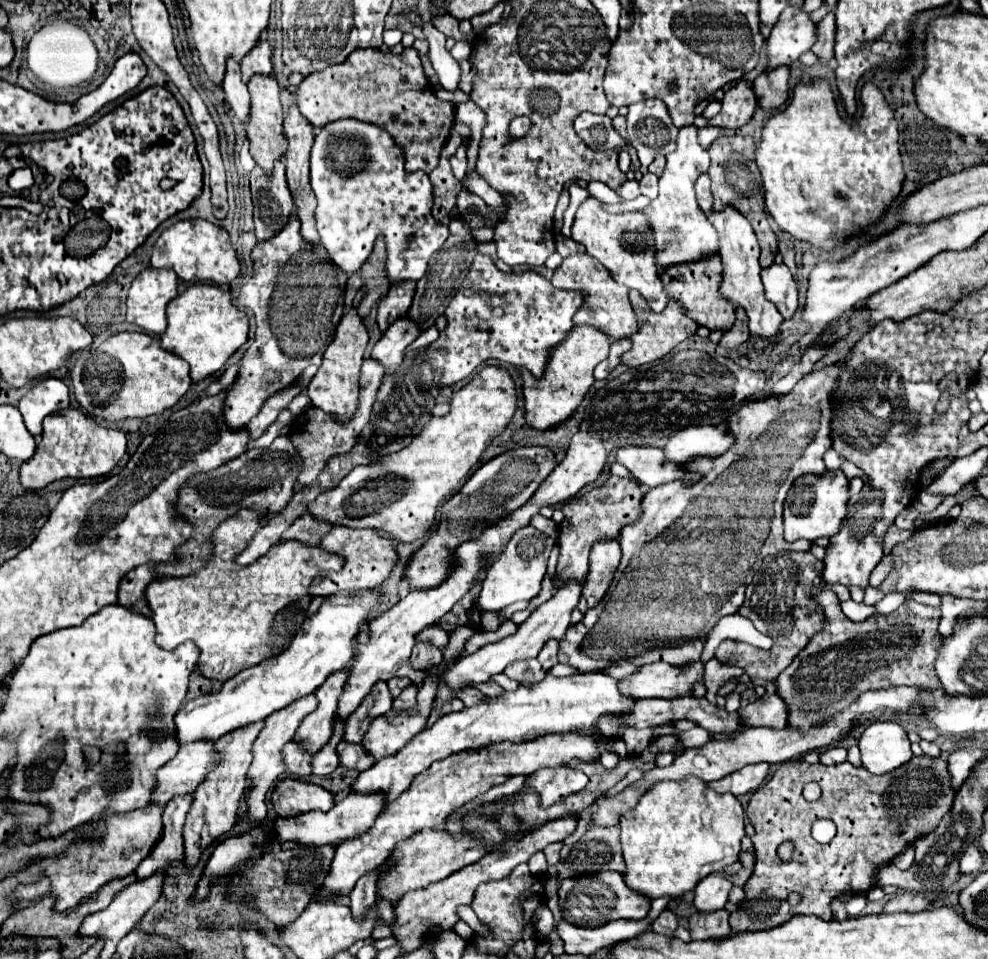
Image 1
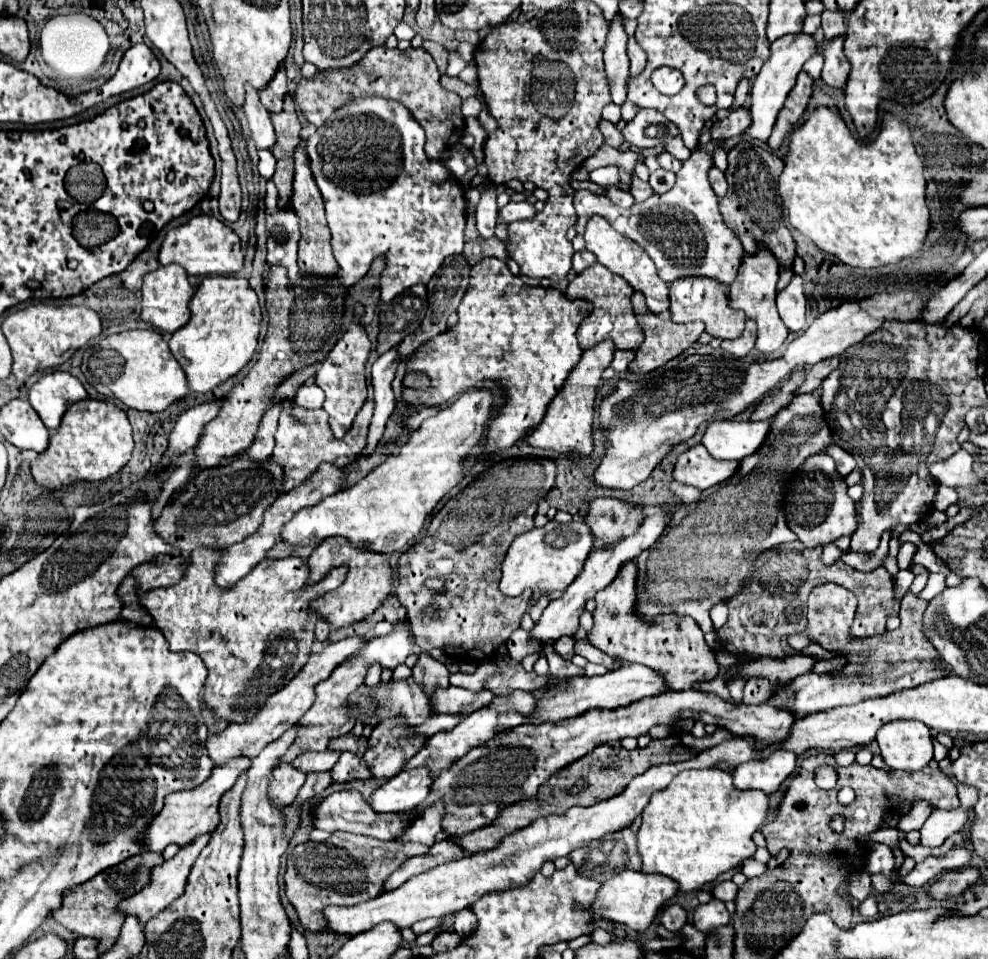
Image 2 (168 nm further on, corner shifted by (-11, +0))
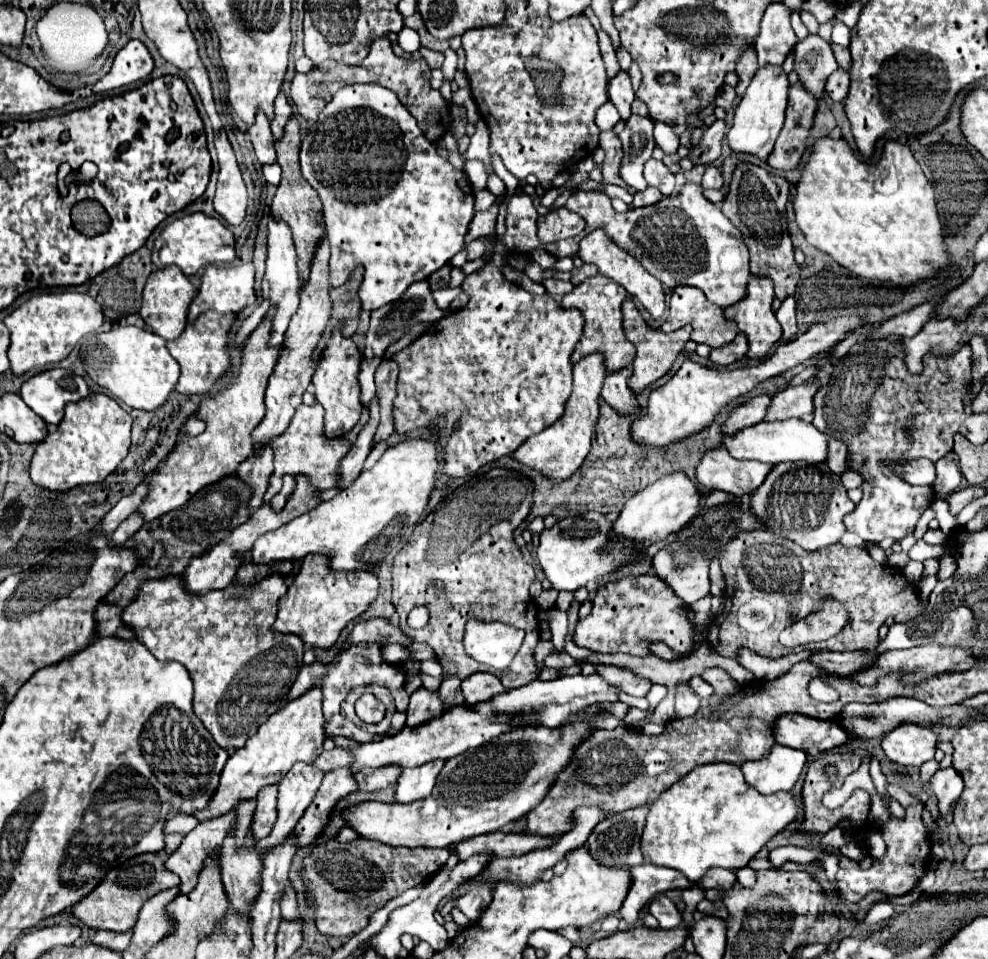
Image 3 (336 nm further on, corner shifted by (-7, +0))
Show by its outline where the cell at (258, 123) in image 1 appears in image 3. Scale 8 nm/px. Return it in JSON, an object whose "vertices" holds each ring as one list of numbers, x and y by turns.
{"vertices":[[292,117,286,131,284,131,284,137,280,141,276,141,276,155,278,155,276,161,282,167,282,181,280,181,278,191,274,195,272,215,274,215,274,219,288,223,288,227,292,229,292,239,294,239,296,255,298,255,298,273,300,273,302,283,306,283,312,255,314,255,320,239,324,237,324,219,322,219,320,197,316,195,316,191,312,187,308,187,306,179,300,173,298,151,300,151,300,127,298,127,296,117]]}

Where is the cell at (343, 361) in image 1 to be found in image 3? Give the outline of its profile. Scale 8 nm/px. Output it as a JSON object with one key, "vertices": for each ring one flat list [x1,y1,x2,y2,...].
{"vertices":[[340,339,326,345,322,351,322,359,316,365,316,373,312,377,312,385,316,387,316,399,326,409,326,437,342,437,346,435,360,419,362,403,360,403,360,385,358,385,358,367,360,367,360,351,352,339]]}

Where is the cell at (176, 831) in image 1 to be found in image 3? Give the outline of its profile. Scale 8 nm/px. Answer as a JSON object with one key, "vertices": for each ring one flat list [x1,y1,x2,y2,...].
{"vertices":[[176,816,165,824,164,831,169,834,182,832,183,835,186,835,193,830,198,823,198,820,191,816]]}

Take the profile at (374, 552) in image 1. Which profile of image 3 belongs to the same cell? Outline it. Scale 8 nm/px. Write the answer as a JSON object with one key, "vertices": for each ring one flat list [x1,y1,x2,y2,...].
{"vertices":[[308,555,300,569,292,577,288,593,278,603,278,619,272,625,278,633,298,635,304,645,316,649,330,649,340,631,358,615,362,615,368,605,378,595,378,579,372,573,348,573,328,571,320,555]]}

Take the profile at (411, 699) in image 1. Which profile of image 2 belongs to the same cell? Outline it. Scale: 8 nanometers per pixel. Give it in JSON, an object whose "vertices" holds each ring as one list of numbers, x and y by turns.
{"vertices":[[436,687,432,691,432,713,434,715,468,715,492,701,492,693,482,689,478,693,460,689,460,687]]}

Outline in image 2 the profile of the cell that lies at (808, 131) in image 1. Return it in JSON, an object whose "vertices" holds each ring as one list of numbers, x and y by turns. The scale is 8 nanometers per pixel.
{"vertices":[[816,107,806,123,790,133,788,153,784,157,784,171,778,179,778,187,794,229,810,237,818,249,838,257,842,263,860,269,874,269,884,267,884,259,912,257,924,243,930,213,924,199,926,179,922,169,924,165,916,155,910,129,894,113,886,111,878,137,864,143,852,137,844,119,834,109]]}

